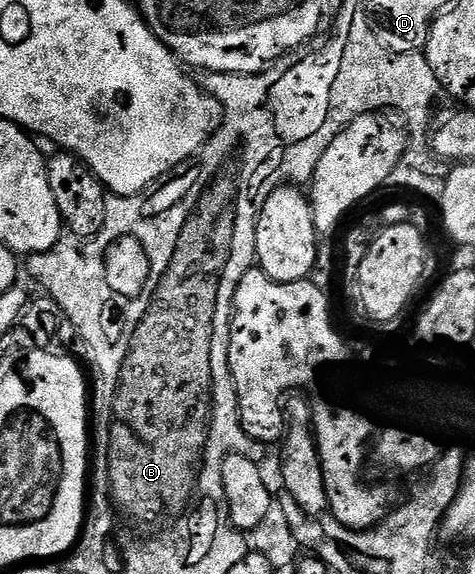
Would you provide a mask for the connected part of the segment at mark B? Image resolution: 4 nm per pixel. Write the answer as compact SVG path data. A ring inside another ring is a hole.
M338 35L335 39L328 40L315 55L310 55L307 59L300 60L295 67L288 68L282 76L270 75L271 73L261 75L207 74L204 90L222 107L222 124L214 130L214 135L202 147L196 162L143 194L107 198L104 229L100 229L100 233L93 239L80 239L76 235L66 233L50 251L29 258L31 277L46 290L43 292L49 298L54 299L56 305L63 311L69 326L72 325L78 330L79 340L83 344L94 343L94 355L98 355L98 371L102 371L102 375L98 375L97 383L92 385L92 403L102 403L100 407L104 413L106 397L110 399L108 442L102 448L100 468L106 475L110 500L118 514L152 517L161 510L182 507L182 503L202 503L202 513L228 513L228 501L224 493L224 458L222 456L246 453L251 450L249 447L252 447L252 440L242 428L242 419L238 416L238 394L234 378L228 367L228 345L230 344L230 318L234 316L234 298L238 282L244 277L244 273L252 270L256 263L256 229L258 228L256 211L262 211L260 205L265 205L274 196L275 191L287 185L309 184L320 157L324 157L324 151L332 145L332 141L348 124L365 115L386 113L382 111L398 111L410 126L422 131L430 123L430 106L433 105L434 98L440 95L438 78L436 73L432 73L432 65L428 65L425 54L399 55L397 59L390 59L390 51L387 51L385 55L378 55L378 47L373 42L371 43L366 43L362 47L367 59L354 59L351 63L349 59L354 47L346 43L344 36ZM190 367L214 367L207 373L199 395L192 388L186 387L194 379L194 371ZM197 407L206 415L214 411L215 436L210 435L207 439L194 443L193 437L189 435L189 431L194 427L189 415L190 411L196 410ZM203 457L208 459L206 475L204 471L196 471L196 459Z

